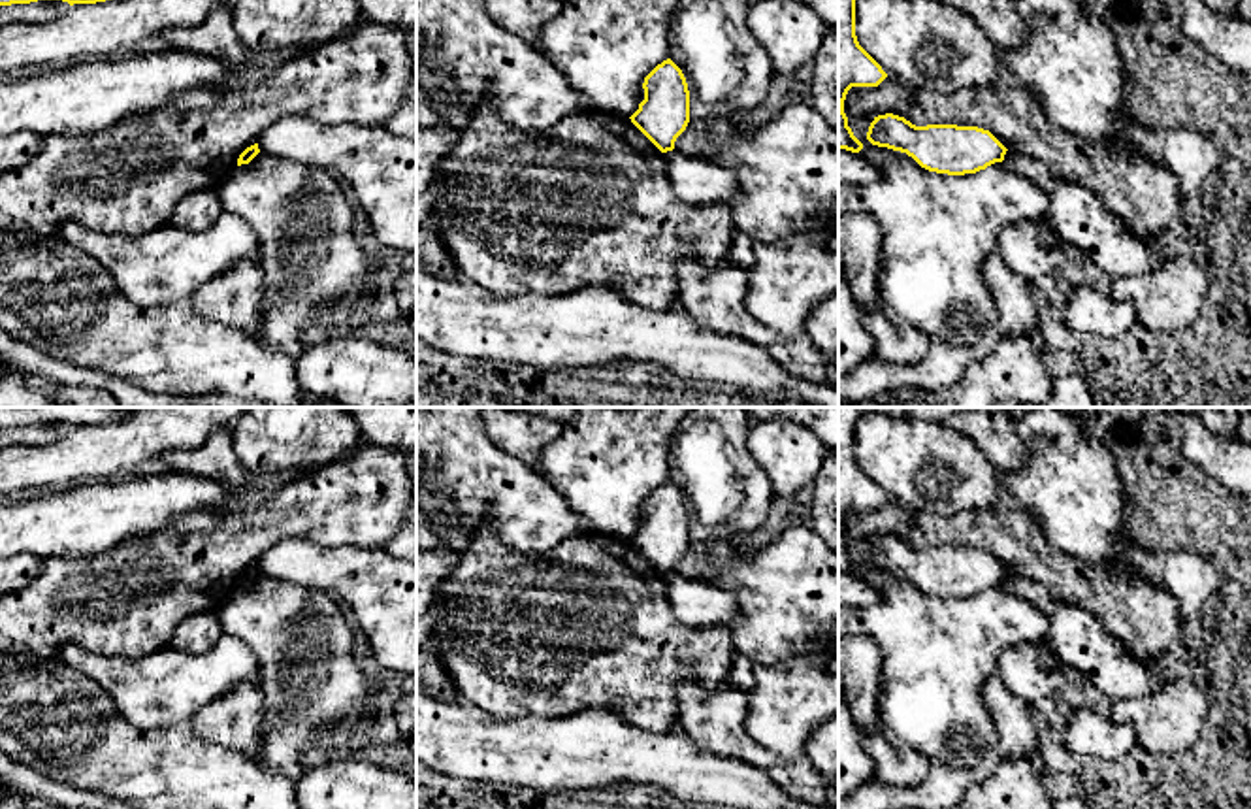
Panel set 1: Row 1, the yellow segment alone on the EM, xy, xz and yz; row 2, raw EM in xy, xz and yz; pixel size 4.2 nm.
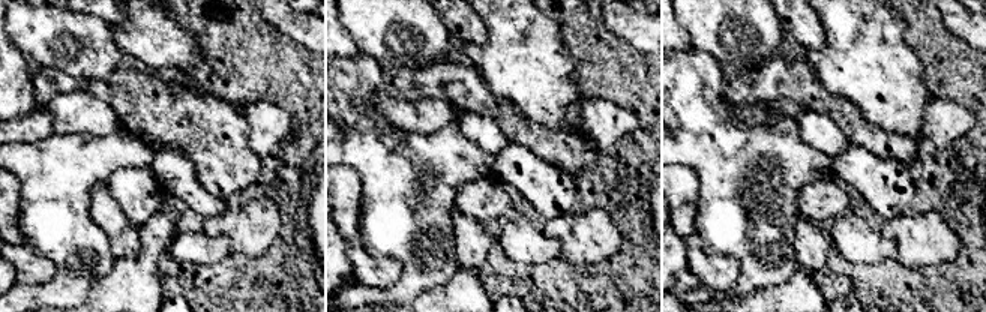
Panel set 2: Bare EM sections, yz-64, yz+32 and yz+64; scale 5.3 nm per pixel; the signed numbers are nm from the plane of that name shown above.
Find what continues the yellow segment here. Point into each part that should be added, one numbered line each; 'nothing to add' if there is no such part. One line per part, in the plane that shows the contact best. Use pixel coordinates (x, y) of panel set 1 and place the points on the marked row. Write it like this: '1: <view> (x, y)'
nothing to add

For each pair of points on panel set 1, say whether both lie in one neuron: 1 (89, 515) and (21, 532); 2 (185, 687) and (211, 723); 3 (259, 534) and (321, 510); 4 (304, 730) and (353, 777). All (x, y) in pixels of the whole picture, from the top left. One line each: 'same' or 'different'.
1: same
2: different
3: same
4: different

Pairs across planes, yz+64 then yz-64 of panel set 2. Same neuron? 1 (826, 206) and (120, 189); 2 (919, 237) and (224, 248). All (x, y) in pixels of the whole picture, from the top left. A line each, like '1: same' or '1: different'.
1: same
2: different

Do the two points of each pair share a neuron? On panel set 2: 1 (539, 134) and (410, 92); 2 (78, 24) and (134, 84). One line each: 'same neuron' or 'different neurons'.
1: same neuron
2: different neurons

